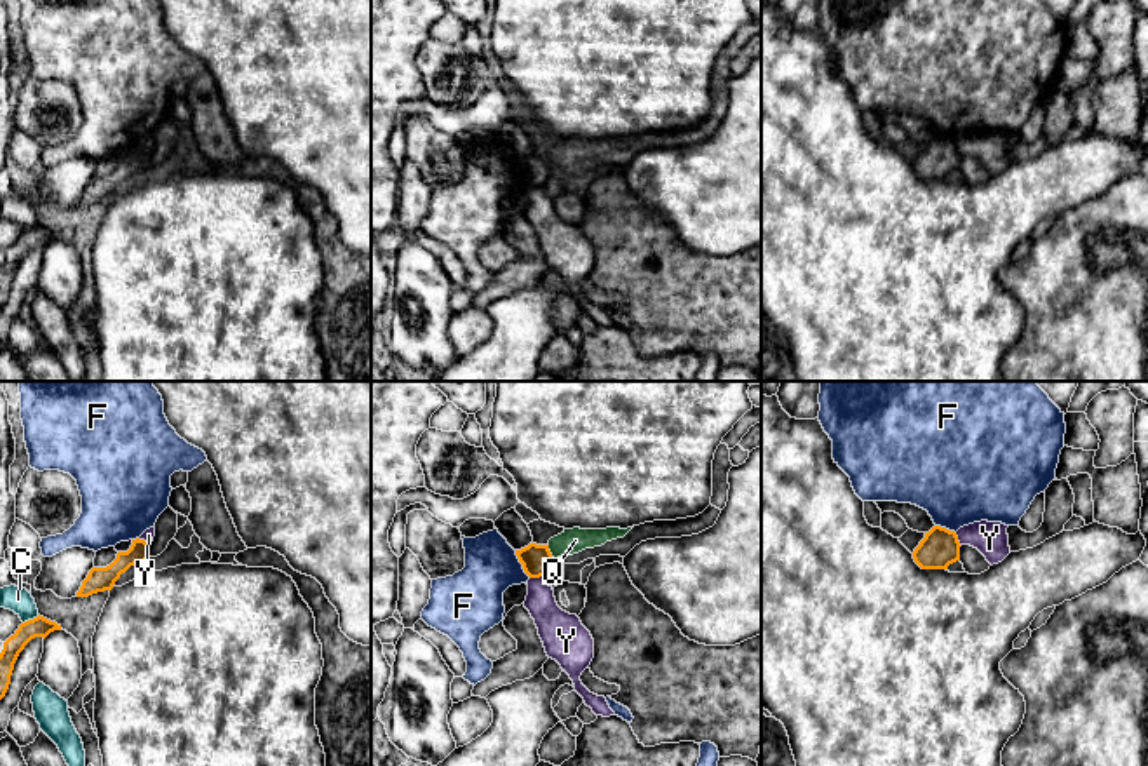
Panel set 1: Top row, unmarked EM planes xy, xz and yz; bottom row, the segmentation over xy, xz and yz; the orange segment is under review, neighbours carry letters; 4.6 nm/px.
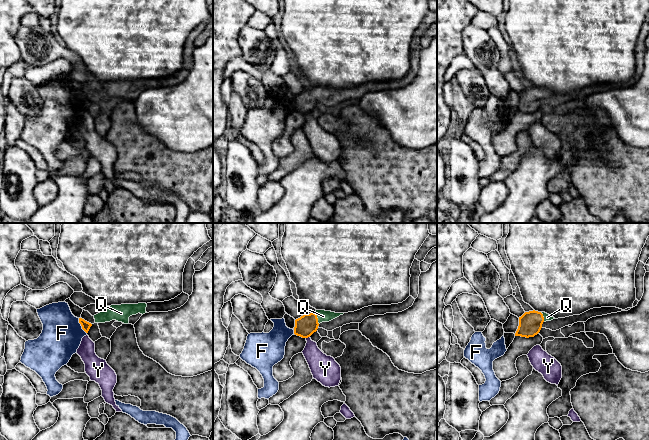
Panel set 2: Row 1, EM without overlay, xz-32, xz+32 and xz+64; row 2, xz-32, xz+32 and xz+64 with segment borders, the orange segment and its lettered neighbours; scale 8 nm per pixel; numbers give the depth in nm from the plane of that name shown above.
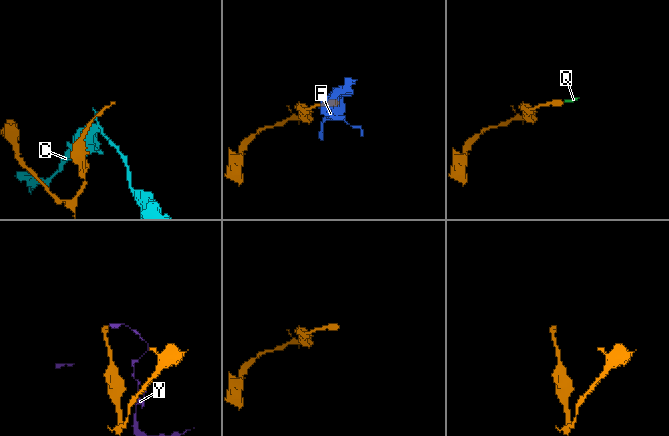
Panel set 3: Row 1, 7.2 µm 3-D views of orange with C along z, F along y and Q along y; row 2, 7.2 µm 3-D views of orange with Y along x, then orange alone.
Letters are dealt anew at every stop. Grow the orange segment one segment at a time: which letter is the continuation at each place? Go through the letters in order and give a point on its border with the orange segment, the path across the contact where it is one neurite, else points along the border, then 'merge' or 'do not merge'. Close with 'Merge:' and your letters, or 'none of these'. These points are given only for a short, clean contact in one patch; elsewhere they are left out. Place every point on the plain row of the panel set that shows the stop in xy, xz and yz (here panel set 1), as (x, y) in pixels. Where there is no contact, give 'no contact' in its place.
C: xy (30, 230) | along xy (39, 225), (23, 234) | do not merge
F: xz (521, 173) | along xz (514, 161), (521, 178), (530, 187) | do not merge
Q: xz (549, 162) | across xz (535, 169), (549, 162), (558, 155), (575, 150) | merge
Y: xz (535, 187) | along xz (542, 185), (530, 188) | do not merge
Merge: Q

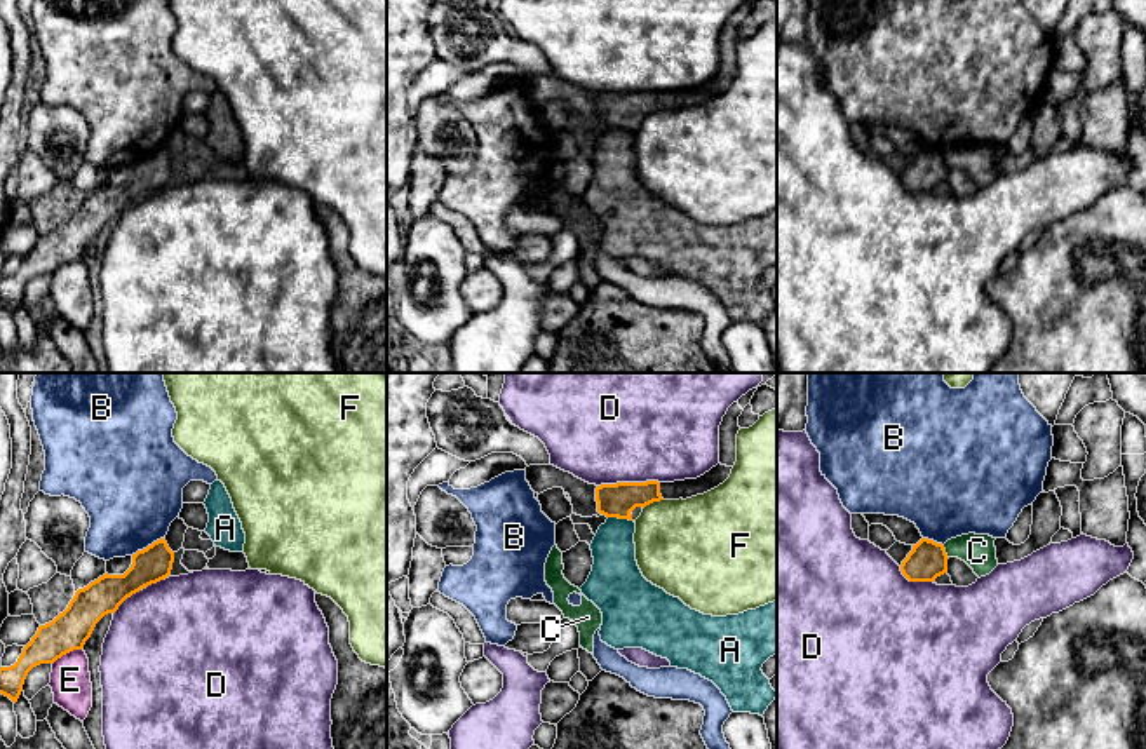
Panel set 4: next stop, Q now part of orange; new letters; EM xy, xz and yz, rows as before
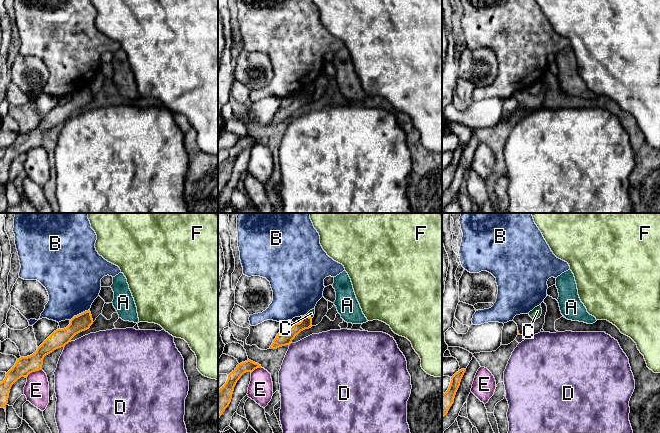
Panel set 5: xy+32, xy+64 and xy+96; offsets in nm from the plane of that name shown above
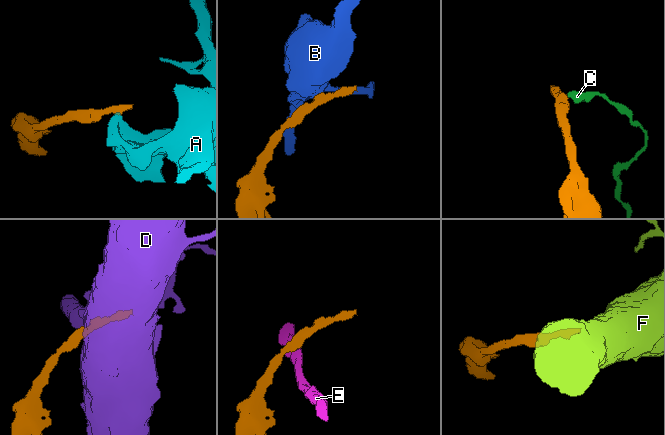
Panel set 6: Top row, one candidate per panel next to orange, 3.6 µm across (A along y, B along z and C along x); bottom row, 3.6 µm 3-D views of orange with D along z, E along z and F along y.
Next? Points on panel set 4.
A: xz (620, 128) | along xz (608, 126), (631, 131) | do not merge
B: xy (148, 155) | along xy (164, 147), (131, 164) | do not merge
C: yz (944, 162) | along yz (943, 155), (948, 168) | do not merge
D: xz (627, 93) | do not merge
E: xy (67, 262) | along xy (80, 258), (63, 263), (53, 274) | do not merge
F: xz (652, 112) | along xz (662, 108), (643, 119) | do not merge
Merge: none of these

